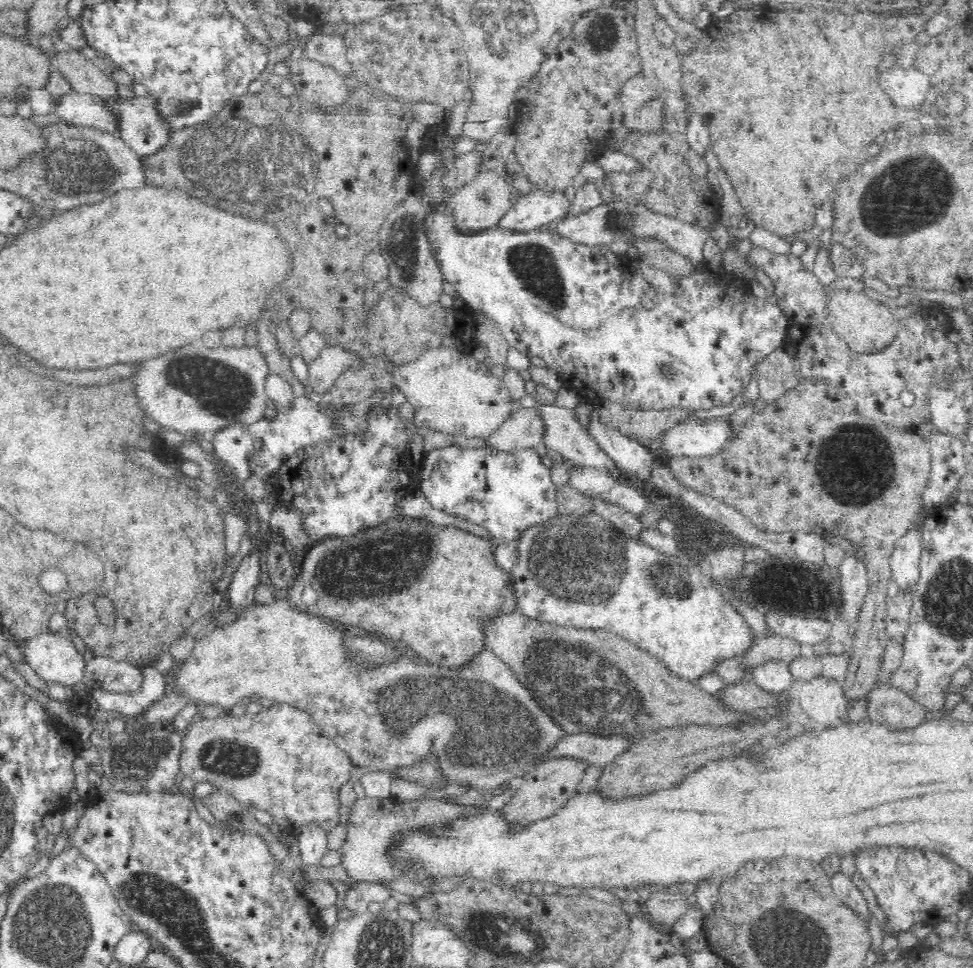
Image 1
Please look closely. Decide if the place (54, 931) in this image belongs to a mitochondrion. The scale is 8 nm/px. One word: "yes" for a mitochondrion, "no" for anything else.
yes

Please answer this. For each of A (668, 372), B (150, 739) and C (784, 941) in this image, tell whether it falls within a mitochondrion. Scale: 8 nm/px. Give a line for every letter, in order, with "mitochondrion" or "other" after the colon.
A: mitochondrion
B: mitochondrion
C: mitochondrion

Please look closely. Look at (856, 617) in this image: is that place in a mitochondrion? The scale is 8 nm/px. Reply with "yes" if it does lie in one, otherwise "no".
no

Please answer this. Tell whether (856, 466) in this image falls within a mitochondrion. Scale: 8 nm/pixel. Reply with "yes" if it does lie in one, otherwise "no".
yes

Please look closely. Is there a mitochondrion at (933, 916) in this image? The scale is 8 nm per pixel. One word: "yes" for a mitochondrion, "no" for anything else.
no

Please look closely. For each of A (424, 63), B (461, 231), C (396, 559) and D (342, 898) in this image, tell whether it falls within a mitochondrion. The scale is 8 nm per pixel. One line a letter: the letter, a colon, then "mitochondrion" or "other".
A: other
B: other
C: mitochondrion
D: other

